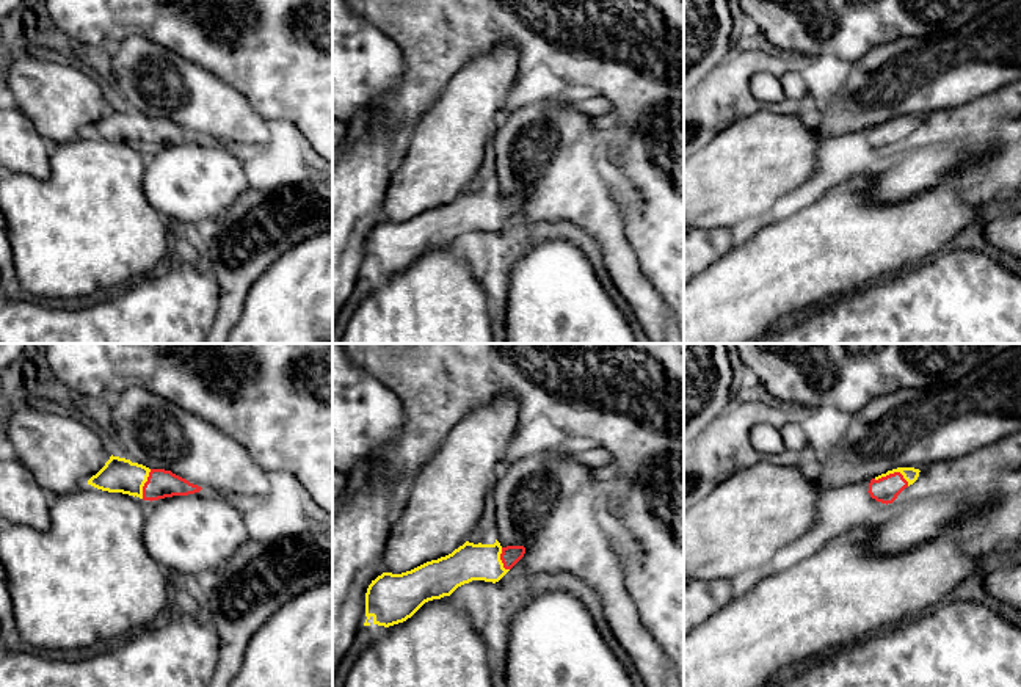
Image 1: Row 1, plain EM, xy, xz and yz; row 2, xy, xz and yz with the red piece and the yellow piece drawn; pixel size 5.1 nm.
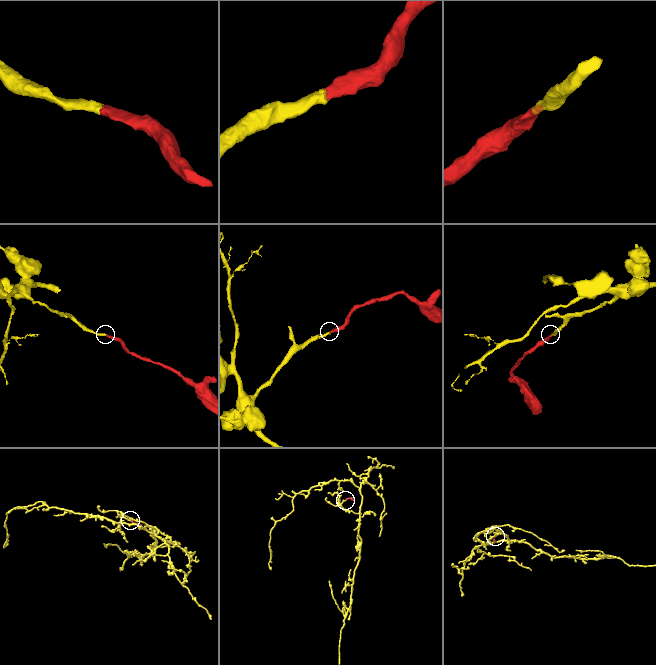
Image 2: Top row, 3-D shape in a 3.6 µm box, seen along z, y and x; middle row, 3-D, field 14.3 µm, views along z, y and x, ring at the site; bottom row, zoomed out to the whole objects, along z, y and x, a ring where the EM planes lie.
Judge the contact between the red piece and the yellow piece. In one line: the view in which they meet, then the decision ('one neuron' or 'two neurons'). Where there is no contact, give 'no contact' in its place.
contact in yz; one neuron

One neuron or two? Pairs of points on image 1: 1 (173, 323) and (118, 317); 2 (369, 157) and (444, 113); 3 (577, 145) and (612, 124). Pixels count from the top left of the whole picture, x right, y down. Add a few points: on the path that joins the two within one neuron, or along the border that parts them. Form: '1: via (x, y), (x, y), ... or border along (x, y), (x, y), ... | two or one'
1: via (159, 323), (132, 323) | one
2: border along (408, 140), (405, 154), (392, 174) | two
3: border along (590, 118), (590, 123), (599, 129) | two

